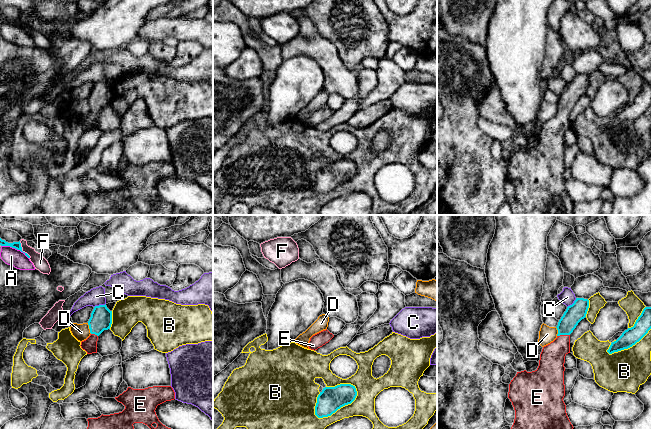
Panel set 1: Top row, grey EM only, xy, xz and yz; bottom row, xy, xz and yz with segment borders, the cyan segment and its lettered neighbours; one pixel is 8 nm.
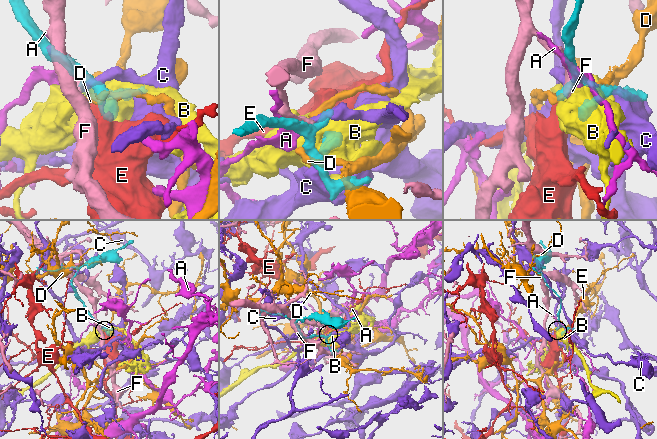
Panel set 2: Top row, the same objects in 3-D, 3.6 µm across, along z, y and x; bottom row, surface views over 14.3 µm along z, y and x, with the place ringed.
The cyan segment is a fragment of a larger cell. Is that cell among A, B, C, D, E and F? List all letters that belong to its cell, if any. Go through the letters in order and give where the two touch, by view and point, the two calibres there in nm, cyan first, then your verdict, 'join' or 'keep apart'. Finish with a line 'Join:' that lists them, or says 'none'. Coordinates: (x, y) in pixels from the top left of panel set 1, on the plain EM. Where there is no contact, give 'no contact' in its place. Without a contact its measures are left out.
A: contact xy (15, 24); calibres 60 and 140 nm; keep apart
B: contact xz (340, 183); calibres 200 and 180 nm; keep apart
C: contact xy (99, 81); calibres 180 and 140 nm; keep apart
D: contact xy (89, 104); calibres 180 and 140 nm; keep apart
E: contact yz (563, 110); calibres 150 and 200 nm; join
F: contact xy (21, 26); calibres 60 and 110 nm; keep apart
Join: E

